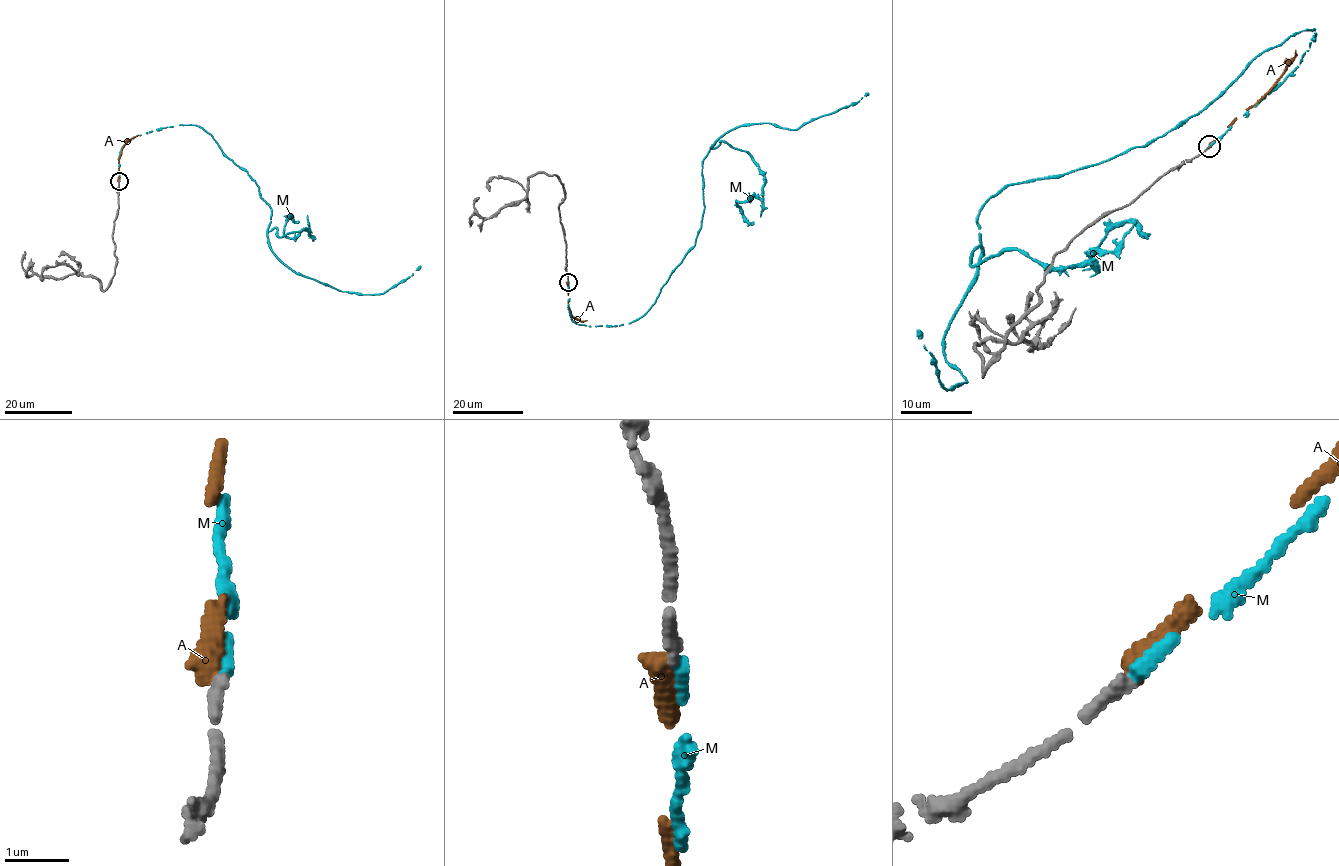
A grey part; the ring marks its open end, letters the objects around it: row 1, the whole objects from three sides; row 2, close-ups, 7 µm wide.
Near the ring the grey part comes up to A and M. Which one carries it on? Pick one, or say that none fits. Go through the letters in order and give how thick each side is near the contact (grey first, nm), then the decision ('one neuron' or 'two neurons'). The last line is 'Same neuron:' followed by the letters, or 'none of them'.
A: calibres 190 and 380 nm; two neurons
M: calibres 190 and 190 nm; one neuron
Same neuron: M

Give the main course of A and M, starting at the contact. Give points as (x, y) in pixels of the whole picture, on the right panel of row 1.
A: (1209, 146), (1275, 82), (1295, 58), (1295, 49)
M: (1209, 146), (1315, 31), (1257, 55), (1144, 146), (997, 191), (942, 337), (968, 381), (946, 389), (919, 331)

